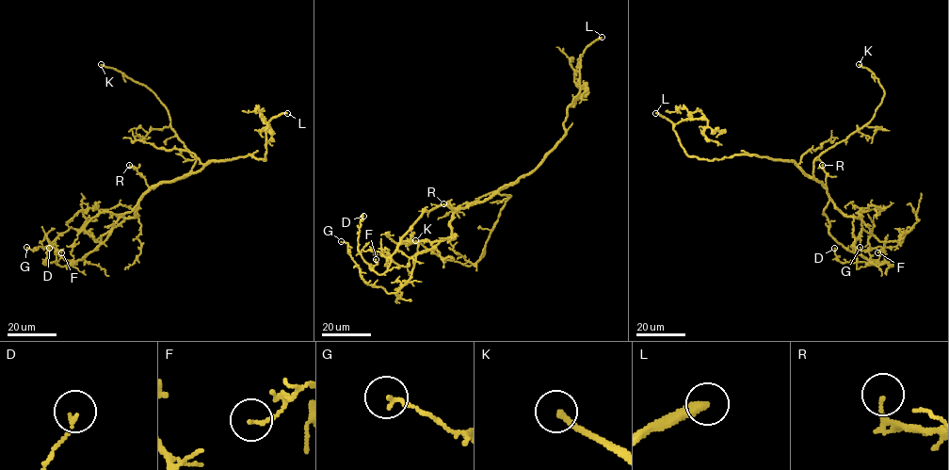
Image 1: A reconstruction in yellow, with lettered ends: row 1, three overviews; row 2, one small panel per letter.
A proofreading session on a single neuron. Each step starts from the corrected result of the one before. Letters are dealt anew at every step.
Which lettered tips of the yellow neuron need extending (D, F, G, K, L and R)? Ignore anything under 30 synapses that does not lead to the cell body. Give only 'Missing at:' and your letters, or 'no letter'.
Missing at: K, L

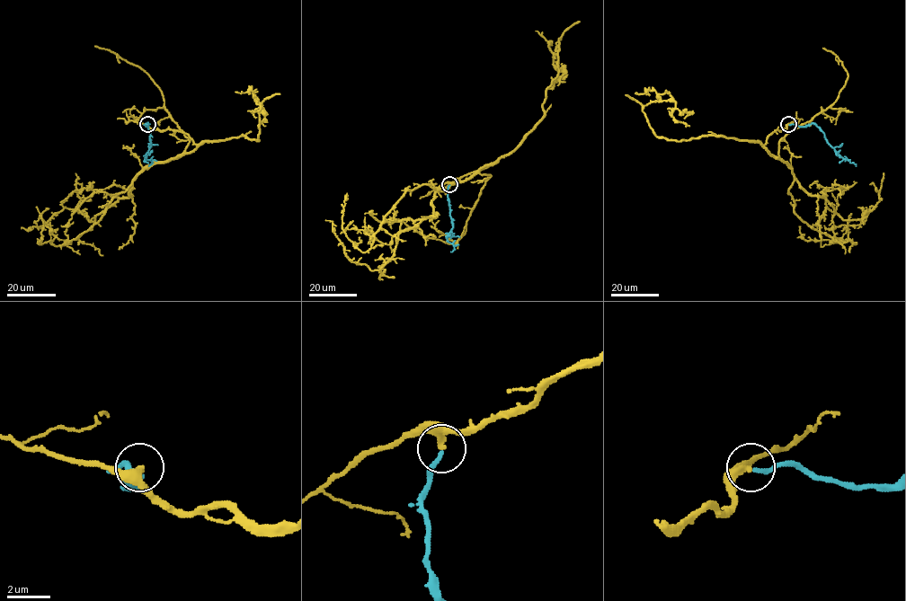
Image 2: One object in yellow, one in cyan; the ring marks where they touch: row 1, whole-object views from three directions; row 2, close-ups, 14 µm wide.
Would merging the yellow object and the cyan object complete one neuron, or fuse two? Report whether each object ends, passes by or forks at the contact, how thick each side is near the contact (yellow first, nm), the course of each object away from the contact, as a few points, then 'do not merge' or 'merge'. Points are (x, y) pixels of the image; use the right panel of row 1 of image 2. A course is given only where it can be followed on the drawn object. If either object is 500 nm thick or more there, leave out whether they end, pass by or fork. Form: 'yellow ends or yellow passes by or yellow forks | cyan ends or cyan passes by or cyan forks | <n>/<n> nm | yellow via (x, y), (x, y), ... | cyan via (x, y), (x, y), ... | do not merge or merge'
yellow ends | cyan ends | 320/200 nm | yellow via (788, 124), (764, 146), (791, 169), (794, 212), (821, 233), (856, 243), (805, 240), (799, 226) | cyan via (789, 124), (803, 126), (813, 123), (841, 157), (856, 165) | merge

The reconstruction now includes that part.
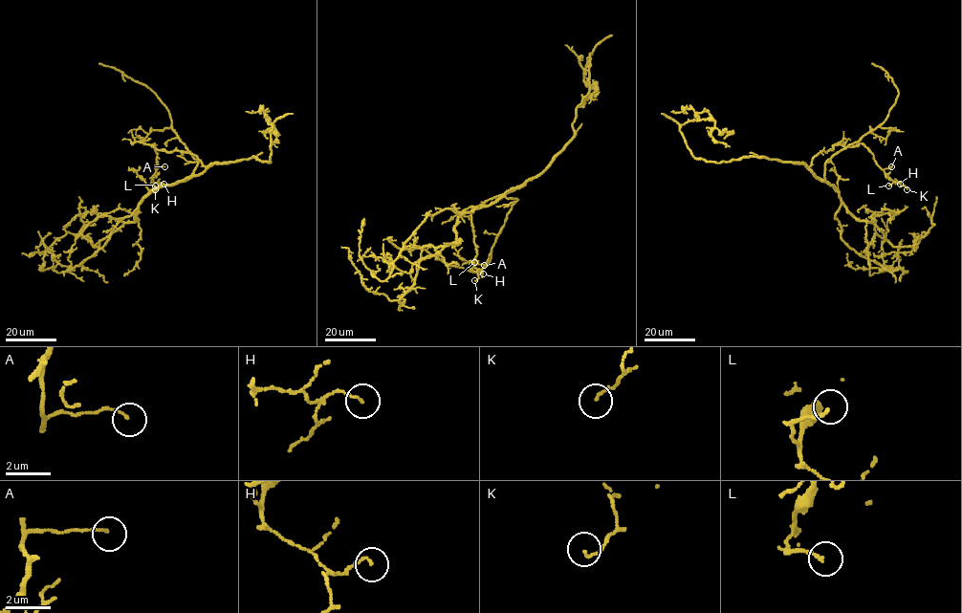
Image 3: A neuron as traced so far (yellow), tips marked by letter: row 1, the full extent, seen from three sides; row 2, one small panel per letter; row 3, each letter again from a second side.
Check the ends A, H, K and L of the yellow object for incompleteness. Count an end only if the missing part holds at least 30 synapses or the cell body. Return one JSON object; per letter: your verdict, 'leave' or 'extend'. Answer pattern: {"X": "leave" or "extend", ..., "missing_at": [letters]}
{"A": "leave", "H": "leave", "K": "leave", "L": "leave", "missing_at": []}

